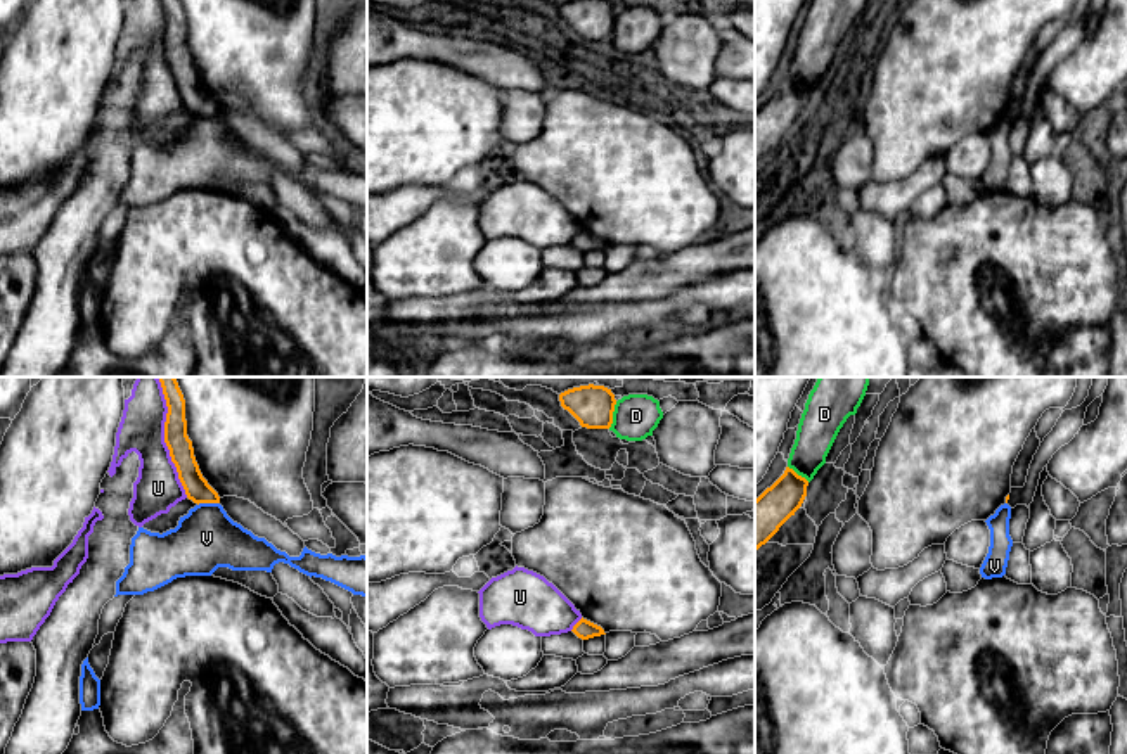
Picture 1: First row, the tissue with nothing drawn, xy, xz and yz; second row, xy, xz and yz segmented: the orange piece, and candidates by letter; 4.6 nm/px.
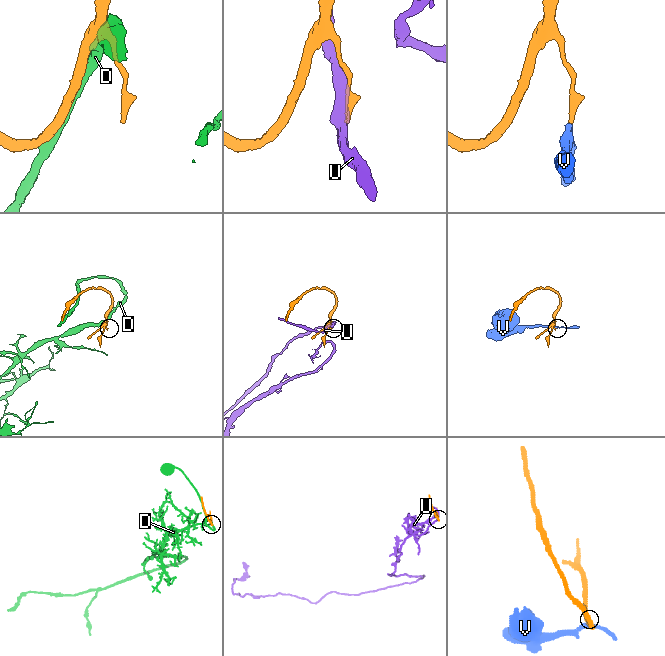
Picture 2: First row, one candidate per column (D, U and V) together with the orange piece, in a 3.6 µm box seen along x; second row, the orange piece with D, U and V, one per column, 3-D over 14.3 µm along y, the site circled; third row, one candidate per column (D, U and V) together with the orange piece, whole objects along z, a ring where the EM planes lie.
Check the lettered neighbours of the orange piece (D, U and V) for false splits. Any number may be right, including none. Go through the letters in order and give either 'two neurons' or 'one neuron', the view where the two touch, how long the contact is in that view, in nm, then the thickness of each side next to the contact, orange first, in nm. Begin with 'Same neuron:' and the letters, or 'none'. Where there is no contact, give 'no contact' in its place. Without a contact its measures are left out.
Same neuron: none
D: two neurons | xz | 130 nm | 190/200 nm
U: two neurons | xy | 600 nm | 110/220 nm
V: two neurons | xy | 110 nm | 120/300 nm

